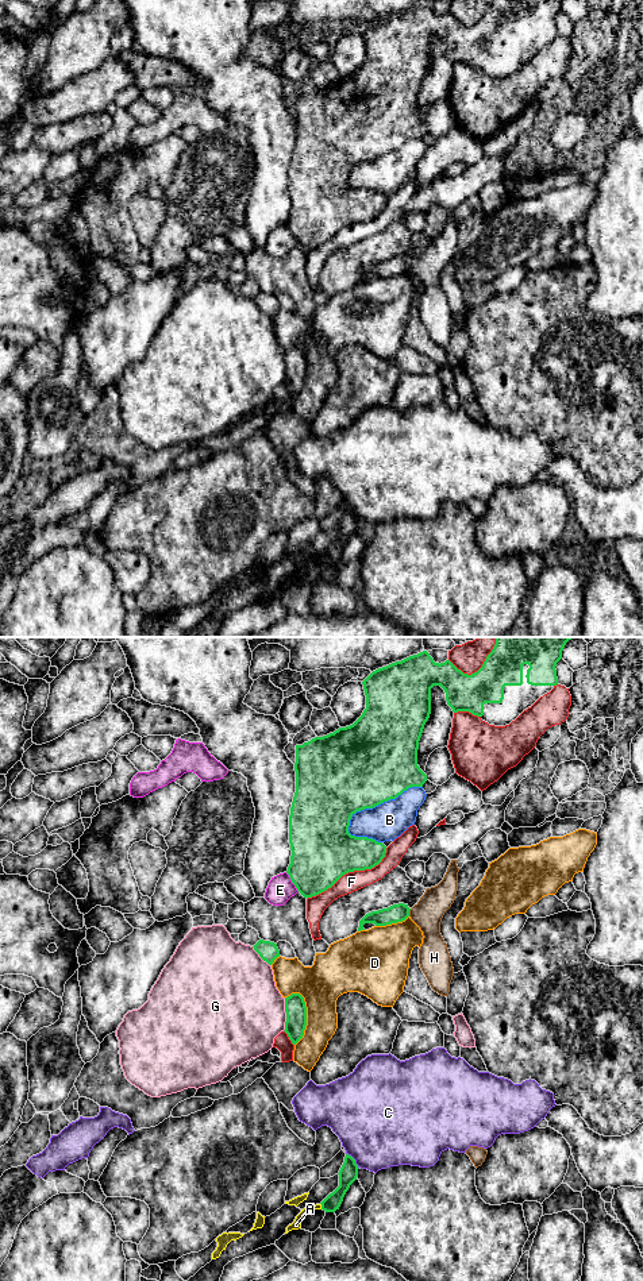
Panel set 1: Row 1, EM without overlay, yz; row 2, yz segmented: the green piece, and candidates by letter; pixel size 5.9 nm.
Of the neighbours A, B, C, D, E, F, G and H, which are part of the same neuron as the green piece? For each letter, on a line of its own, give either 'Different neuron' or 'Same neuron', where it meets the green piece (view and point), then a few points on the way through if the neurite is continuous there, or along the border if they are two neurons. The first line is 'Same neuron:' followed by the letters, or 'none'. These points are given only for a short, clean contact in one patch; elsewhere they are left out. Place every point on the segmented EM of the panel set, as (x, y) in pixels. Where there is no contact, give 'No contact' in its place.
Same neuron: none
A: Different neuron. Touches green at yz (322, 1206)
B: Different neuron. Touches green at yz (378, 803)
C: Different neuron. Touches green at yz (354, 1160)
D: Different neuron. Touches green at yz (305, 1019)
E: Different neuron. Touches green at yz (292, 882)
F: Different neuron. Touches green at yz (350, 871)
G: Different neuron. Touches green at yz (287, 1014)
H: Different neuron. Touches green at yz (408, 913). Boundary: yz (411, 909), (408, 915)

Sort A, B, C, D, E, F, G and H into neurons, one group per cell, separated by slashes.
A / B / C / D / E / F / G / H

